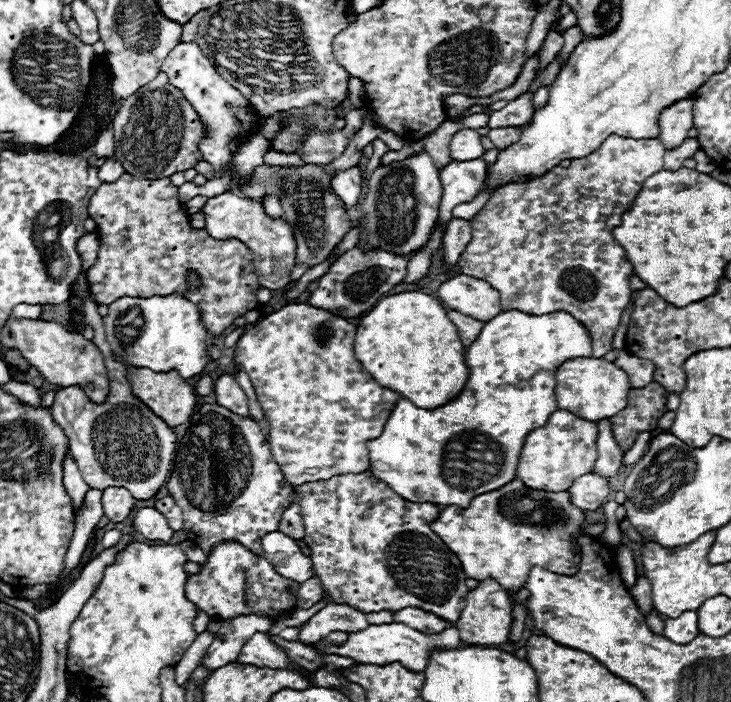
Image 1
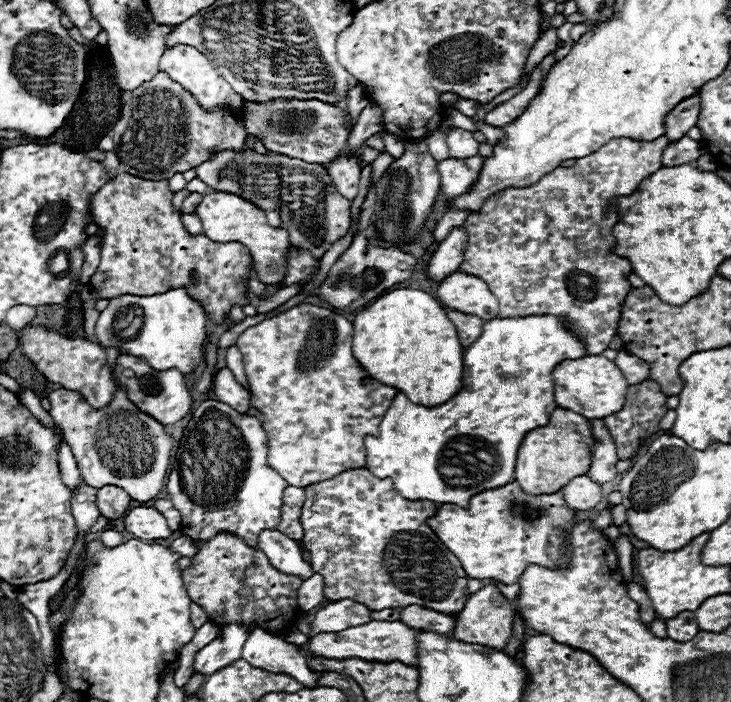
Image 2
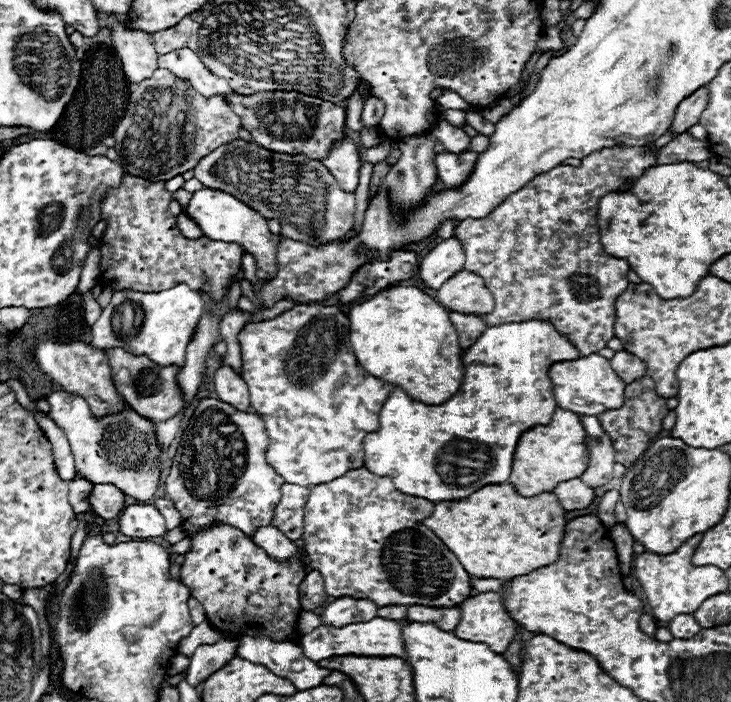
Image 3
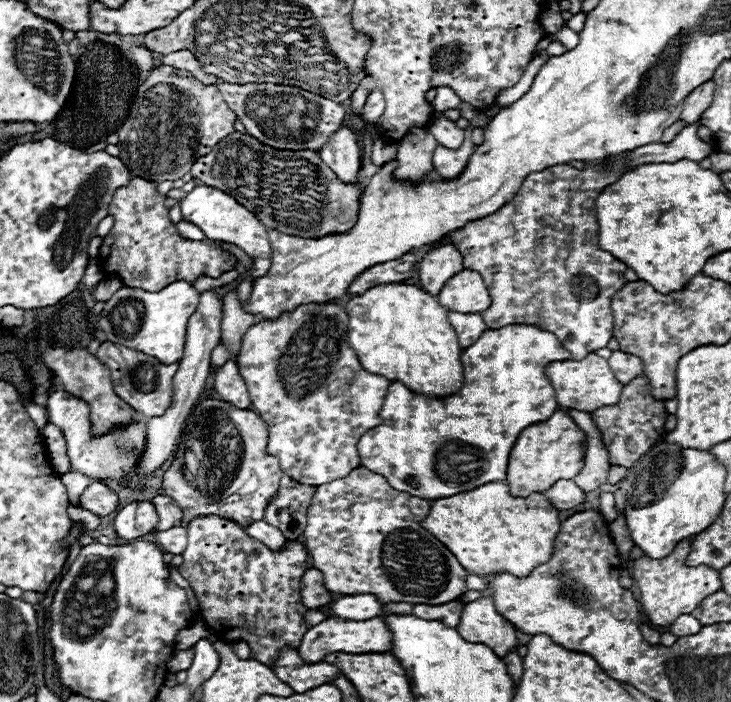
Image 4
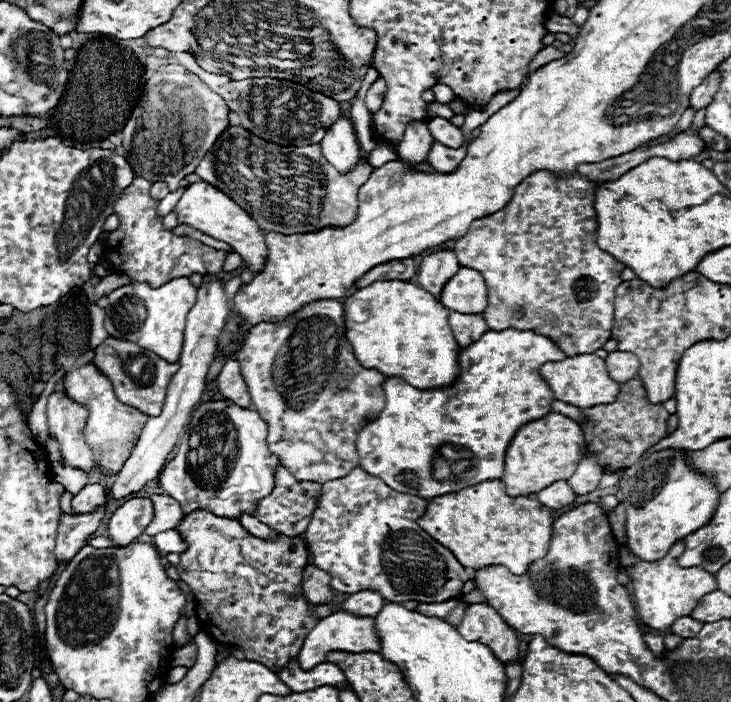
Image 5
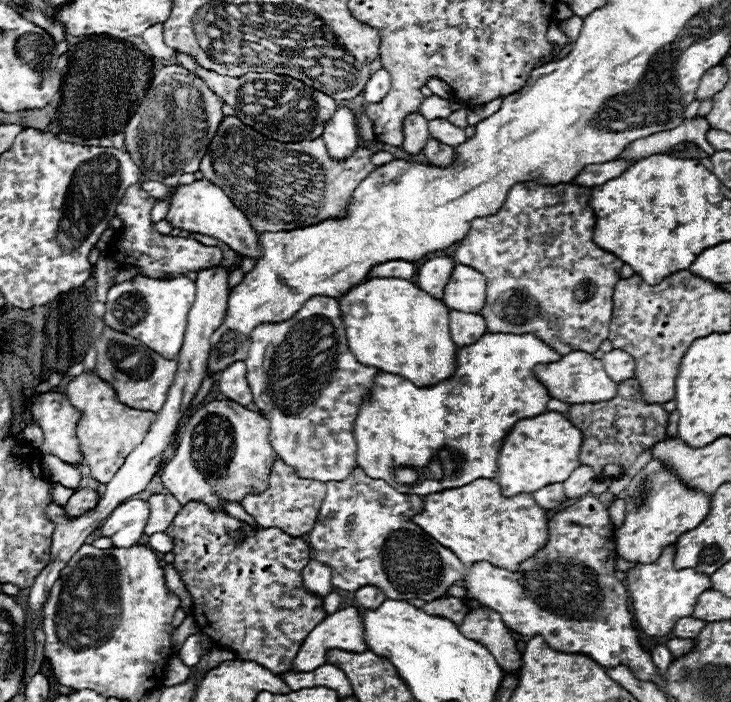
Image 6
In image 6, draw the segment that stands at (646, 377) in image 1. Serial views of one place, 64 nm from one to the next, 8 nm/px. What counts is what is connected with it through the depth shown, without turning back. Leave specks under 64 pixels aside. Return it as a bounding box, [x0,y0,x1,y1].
[602,350,636,382]

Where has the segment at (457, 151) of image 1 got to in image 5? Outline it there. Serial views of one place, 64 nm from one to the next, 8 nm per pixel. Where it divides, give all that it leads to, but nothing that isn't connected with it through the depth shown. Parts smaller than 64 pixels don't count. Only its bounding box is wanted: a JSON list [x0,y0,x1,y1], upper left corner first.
[428,116,464,148]

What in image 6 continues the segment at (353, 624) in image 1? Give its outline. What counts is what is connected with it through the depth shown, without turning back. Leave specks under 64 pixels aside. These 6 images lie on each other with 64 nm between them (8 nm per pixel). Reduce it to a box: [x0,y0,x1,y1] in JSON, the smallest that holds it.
[354,586,386,610]

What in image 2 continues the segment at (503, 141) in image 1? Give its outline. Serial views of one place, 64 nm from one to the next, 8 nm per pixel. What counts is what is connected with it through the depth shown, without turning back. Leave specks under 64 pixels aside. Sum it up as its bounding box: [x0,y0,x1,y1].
[476,124,506,146]

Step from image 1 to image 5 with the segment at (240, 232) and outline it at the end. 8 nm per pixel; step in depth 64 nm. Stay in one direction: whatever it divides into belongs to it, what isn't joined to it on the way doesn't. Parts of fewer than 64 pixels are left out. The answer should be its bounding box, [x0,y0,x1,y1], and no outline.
[174,182,268,274]

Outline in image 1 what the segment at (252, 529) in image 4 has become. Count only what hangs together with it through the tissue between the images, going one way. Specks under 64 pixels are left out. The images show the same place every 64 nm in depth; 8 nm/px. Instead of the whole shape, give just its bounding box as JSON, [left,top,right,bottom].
[262,530,314,584]

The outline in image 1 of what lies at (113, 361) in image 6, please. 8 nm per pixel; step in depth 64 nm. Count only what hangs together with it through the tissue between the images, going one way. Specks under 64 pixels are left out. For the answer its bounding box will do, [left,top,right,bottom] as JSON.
[126,364,196,426]

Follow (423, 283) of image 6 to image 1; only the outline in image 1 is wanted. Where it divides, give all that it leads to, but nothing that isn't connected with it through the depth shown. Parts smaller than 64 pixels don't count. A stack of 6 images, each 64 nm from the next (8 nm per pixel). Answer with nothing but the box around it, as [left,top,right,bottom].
[440,218,472,268]

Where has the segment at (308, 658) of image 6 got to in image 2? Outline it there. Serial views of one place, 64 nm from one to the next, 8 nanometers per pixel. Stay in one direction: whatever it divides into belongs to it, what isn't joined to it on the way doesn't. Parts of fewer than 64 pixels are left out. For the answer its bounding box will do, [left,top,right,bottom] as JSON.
[308,620,418,666]

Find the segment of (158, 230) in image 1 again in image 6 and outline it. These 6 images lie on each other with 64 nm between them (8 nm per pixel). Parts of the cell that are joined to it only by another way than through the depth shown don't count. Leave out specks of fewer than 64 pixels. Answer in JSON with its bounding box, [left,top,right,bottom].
[108,180,222,280]

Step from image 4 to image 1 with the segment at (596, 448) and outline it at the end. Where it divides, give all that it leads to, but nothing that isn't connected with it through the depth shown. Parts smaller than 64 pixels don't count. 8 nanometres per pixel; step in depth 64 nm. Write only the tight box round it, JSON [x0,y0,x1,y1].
[594,420,624,476]

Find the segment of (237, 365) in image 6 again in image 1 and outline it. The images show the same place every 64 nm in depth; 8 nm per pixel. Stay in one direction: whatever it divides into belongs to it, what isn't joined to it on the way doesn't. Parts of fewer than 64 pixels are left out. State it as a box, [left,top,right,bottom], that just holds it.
[214,374,248,418]

